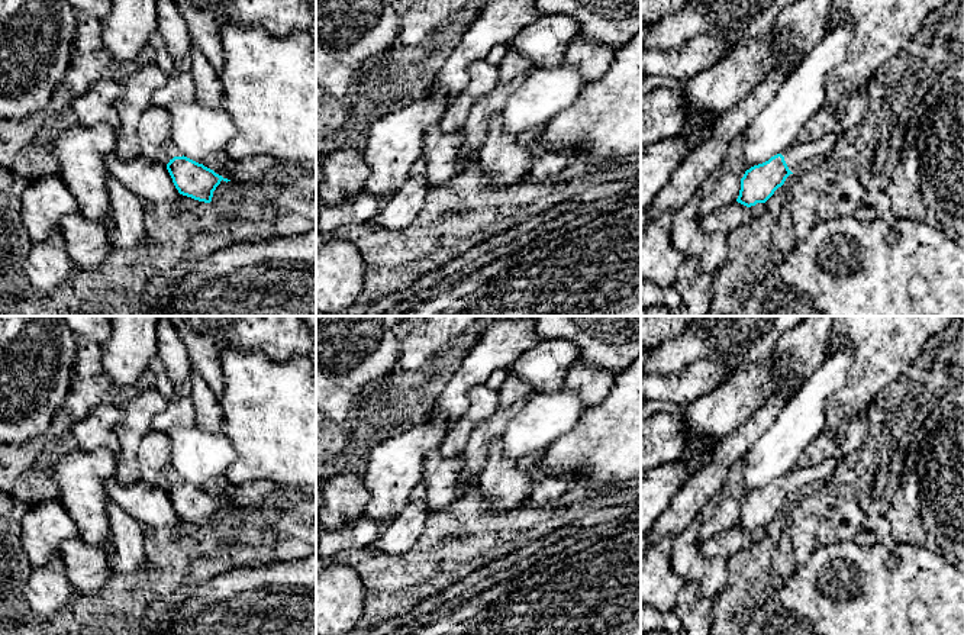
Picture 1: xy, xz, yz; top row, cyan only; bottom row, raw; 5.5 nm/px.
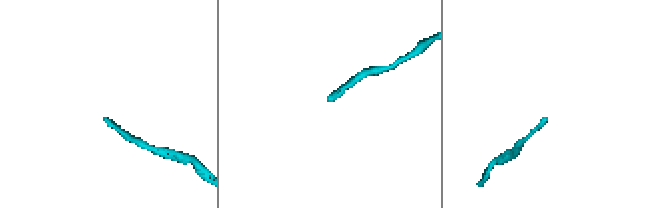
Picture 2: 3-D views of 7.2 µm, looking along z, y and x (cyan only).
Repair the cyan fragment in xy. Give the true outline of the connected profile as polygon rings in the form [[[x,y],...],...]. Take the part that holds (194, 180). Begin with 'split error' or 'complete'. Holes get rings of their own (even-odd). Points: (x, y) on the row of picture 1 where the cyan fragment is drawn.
split error; [[[173,142],[165,145],[170,162],[167,170],[180,194],[199,202],[210,203],[220,181],[230,181],[213,170],[184,157]]]

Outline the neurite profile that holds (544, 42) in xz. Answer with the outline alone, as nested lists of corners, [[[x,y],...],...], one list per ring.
[[[541,14],[516,33],[509,46],[529,59],[533,68],[549,68],[562,61],[578,33],[580,23],[571,16]]]

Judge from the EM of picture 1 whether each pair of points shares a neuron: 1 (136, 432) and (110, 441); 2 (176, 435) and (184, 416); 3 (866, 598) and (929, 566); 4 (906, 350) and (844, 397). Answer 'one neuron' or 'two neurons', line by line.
1: two neurons
2: two neurons
3: one neuron
4: one neuron

